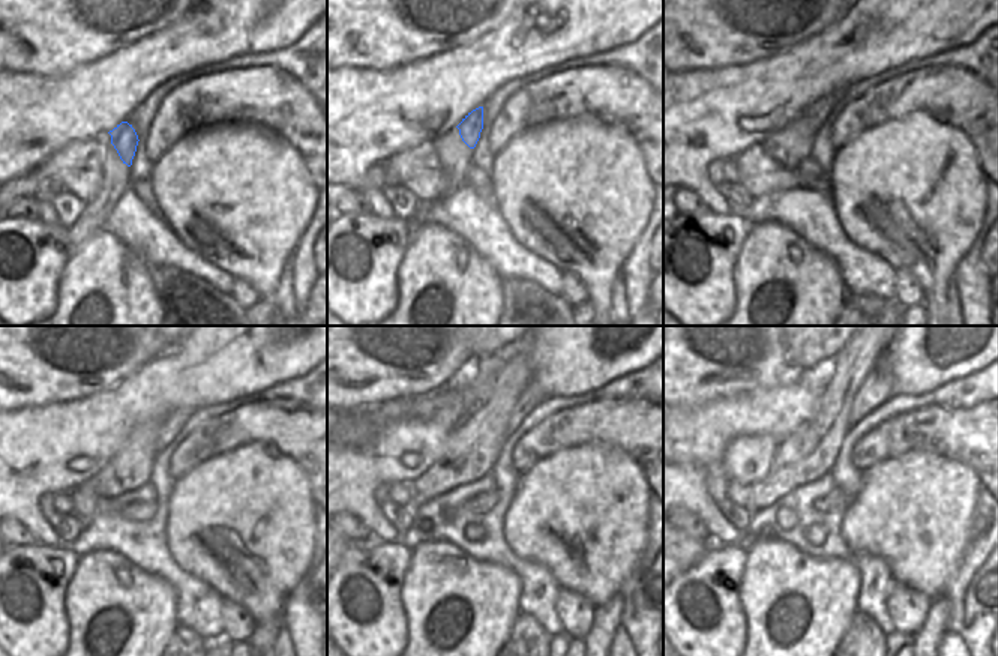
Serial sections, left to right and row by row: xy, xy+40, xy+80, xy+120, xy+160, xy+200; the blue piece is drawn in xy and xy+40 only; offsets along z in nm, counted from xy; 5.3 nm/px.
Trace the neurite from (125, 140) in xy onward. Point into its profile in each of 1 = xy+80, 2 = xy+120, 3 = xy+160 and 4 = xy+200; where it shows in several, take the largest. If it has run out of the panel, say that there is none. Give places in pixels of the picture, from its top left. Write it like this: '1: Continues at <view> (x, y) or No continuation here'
1: Continues at xy+80 (817, 114)
2: Continues at xy+120 (171, 425)
3: Continues at xy+160 (532, 395)
4: Continues at xy+200 (878, 386)

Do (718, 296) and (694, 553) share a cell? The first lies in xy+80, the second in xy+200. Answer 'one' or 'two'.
two

